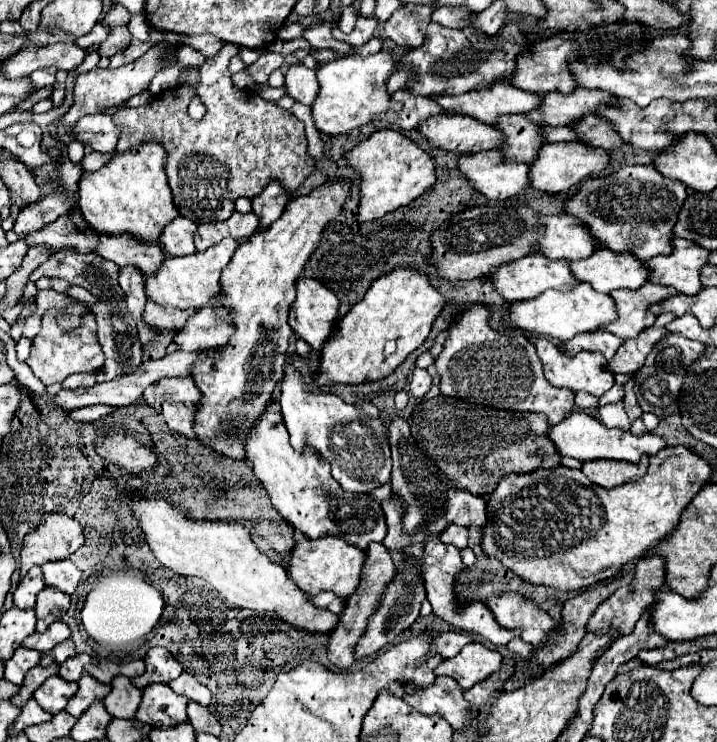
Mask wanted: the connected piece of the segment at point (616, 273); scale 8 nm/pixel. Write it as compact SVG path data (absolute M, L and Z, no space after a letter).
M599 249L587 259L571 263L571 271L597 291L611 293L615 289L637 289L649 281L649 267L631 253L615 253Z

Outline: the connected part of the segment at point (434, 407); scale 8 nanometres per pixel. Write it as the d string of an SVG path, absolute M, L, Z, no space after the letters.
M443 397L431 399L423 405L419 405L411 415L411 433L417 439L419 447L425 451L425 455L447 475L453 487L467 489L473 495L491 495L501 479L507 475L521 475L541 469L551 469L561 463L561 455L555 447L555 443L549 437L549 421L543 413L529 413L529 411L507 411L507 409L491 409L473 405L469 401L461 401L455 397Z

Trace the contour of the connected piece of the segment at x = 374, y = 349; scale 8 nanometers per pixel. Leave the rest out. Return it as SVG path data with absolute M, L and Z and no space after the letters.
M395 267L379 277L371 283L365 297L339 319L339 331L325 343L319 365L319 385L359 385L389 375L427 339L443 307L443 293L431 285L427 273L415 267Z

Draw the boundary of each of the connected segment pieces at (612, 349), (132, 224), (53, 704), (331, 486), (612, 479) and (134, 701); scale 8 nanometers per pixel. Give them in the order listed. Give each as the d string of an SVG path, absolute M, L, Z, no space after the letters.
M595 331L595 335L577 335L575 339L563 343L563 351L569 355L575 355L575 351L587 349L587 351L599 351L605 355L607 361L611 361L617 353L617 349L623 345L623 339L609 331Z
M145 143L127 153L113 153L111 163L107 163L95 173L83 173L79 181L79 209L87 225L95 233L103 233L103 235L123 235L125 233L135 241L159 245L163 227L179 215L173 203L173 197L171 197L171 187L167 183L165 161L167 161L167 151L159 143Z
M59 675L49 677L37 691L35 691L35 701L51 715L59 713L65 709L65 705L69 703L69 699L77 693L77 683L67 683L63 679L59 679Z
M269 401L265 411L255 419L243 447L247 461L253 465L257 479L267 489L273 507L287 523L291 523L291 527L311 539L335 535L351 545L359 545L361 549L367 549L371 541L383 541L387 529L381 505L371 495L343 491L343 487L339 487L331 477L331 465L315 449L303 447L303 451L295 451L289 445L289 435L277 401Z
M599 459L599 461L587 461L583 463L581 471L601 487L617 487L627 481L635 481L643 475L641 465L637 463L619 463L619 461L609 461L609 459Z
M127 677L113 679L111 687L111 693L103 701L109 715L117 719L133 719L141 703L141 691Z

